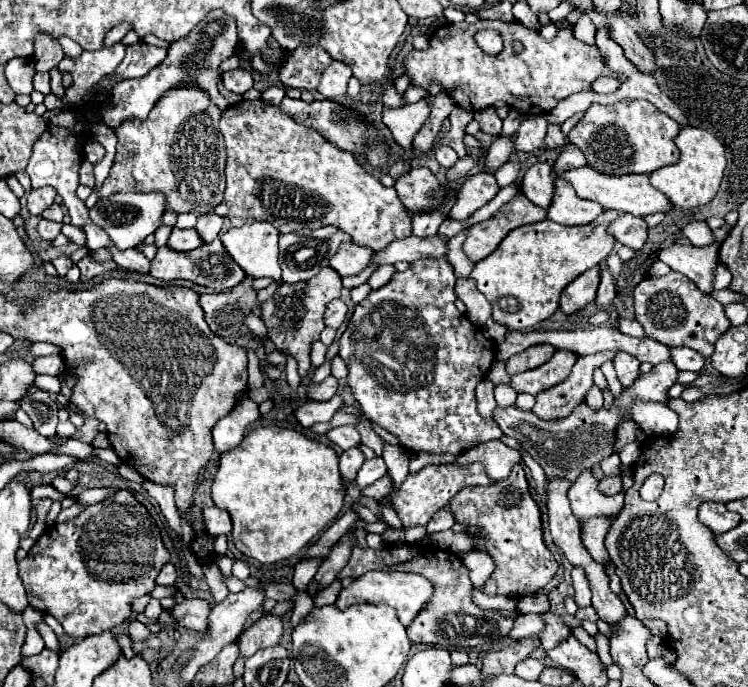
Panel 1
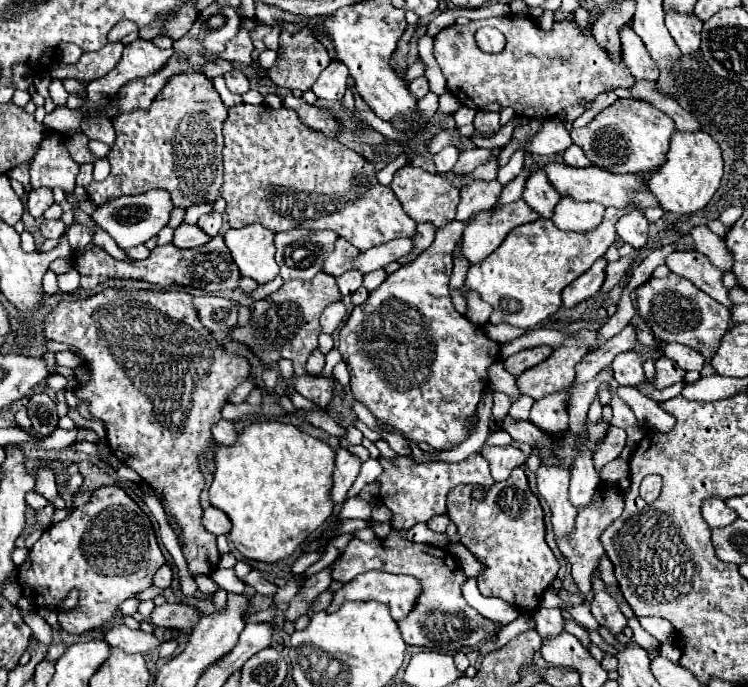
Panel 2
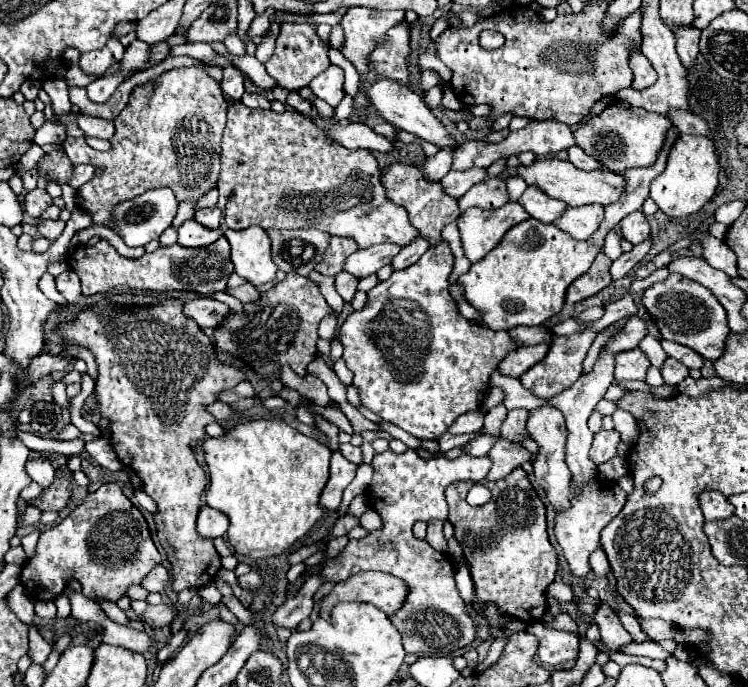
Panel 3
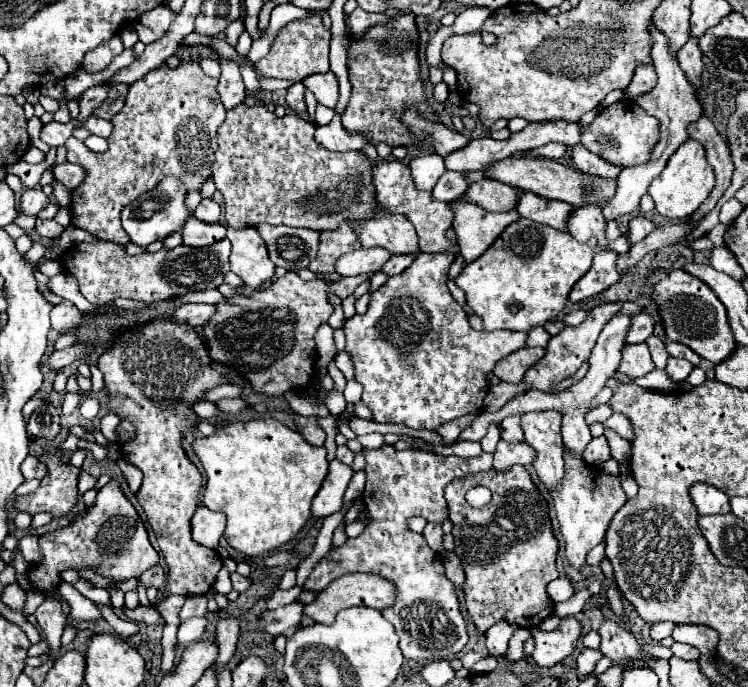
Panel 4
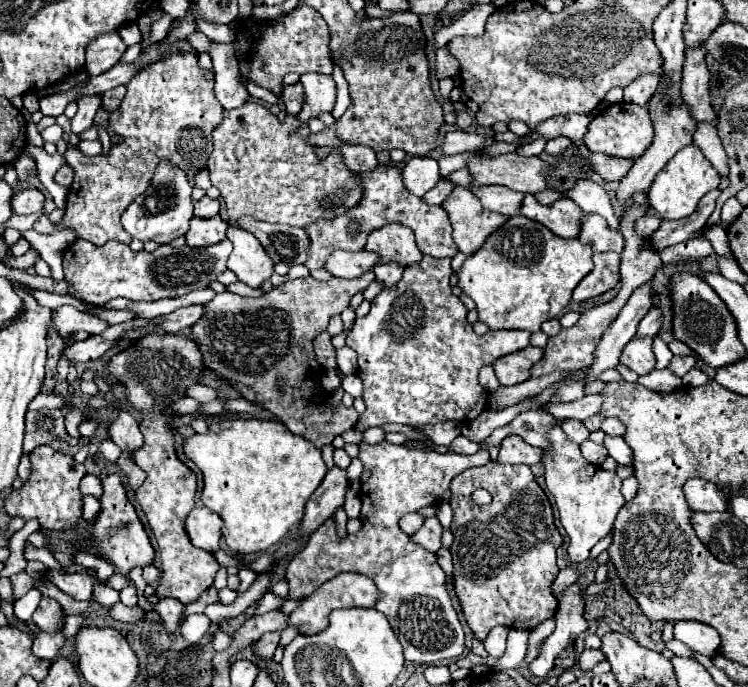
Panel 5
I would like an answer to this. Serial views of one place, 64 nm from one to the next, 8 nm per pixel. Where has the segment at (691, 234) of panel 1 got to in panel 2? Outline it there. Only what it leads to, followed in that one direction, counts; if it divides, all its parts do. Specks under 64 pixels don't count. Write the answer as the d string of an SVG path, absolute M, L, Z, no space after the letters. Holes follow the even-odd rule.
M698 226L692 230L692 238L694 238L696 250L708 256L708 260L716 268L724 272L732 272L732 254L728 254L728 248L720 236L710 232L708 226Z

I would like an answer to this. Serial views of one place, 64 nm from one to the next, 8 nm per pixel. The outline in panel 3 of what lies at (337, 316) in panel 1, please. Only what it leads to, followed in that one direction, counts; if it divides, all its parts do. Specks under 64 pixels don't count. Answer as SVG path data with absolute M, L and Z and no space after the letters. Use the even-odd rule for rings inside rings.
M330 314L330 316L326 316L326 318L320 322L320 326L318 326L318 336L320 336L322 340L332 342L334 334L336 334L336 316Z

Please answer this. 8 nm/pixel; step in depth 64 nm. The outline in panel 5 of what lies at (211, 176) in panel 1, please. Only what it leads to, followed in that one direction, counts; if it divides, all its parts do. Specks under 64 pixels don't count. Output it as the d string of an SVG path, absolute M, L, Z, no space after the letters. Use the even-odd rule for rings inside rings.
M182 52L176 58L162 58L156 64L148 64L148 68L142 68L128 84L128 92L122 100L122 104L110 114L110 126L116 134L122 136L120 144L114 144L110 150L110 156L84 156L78 148L68 148L66 160L74 168L76 176L70 186L70 194L66 198L66 212L60 224L56 224L58 230L70 228L76 232L78 238L88 240L96 246L104 246L108 240L118 240L124 244L130 244L128 232L120 224L120 214L128 208L128 204L140 196L154 174L156 164L160 158L170 158L172 164L176 164L180 170L184 170L190 178L202 168L206 168L206 160L212 152L212 130L220 124L224 108L214 96L214 74L210 70L200 68L198 54L194 52Z

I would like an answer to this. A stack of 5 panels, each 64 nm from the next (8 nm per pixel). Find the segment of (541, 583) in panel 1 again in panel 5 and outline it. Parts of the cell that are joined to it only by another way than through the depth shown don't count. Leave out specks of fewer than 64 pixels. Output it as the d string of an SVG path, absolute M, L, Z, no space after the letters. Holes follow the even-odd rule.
M488 462L480 468L468 468L468 472L456 476L456 480L452 480L450 484L450 490L452 490L450 506L454 510L454 520L450 526L454 534L454 542L450 546L454 564L452 582L462 606L464 620L472 628L476 640L482 642L494 626L532 630L540 622L554 618L558 600L552 594L550 586L558 574L556 550L562 544L562 536L554 526L552 506L542 488L538 486L530 466L504 466L500 462ZM476 488L488 490L492 502L486 506L474 504L472 492Z

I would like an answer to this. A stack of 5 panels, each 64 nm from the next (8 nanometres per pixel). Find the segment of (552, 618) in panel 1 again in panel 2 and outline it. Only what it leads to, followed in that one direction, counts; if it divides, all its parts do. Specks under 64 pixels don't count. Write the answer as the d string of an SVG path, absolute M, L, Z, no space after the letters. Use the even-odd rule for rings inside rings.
M540 608L534 612L534 622L536 622L536 630L540 632L542 638L548 636L556 636L560 632L564 632L562 628L562 612L558 608Z

